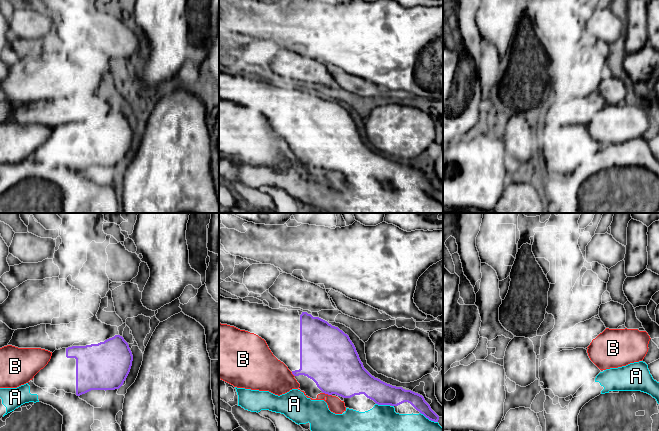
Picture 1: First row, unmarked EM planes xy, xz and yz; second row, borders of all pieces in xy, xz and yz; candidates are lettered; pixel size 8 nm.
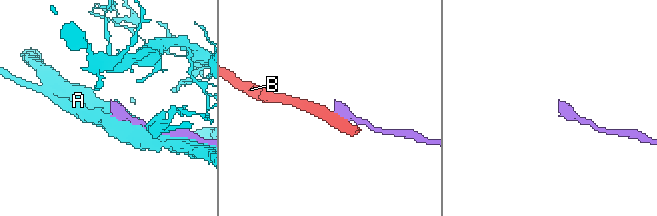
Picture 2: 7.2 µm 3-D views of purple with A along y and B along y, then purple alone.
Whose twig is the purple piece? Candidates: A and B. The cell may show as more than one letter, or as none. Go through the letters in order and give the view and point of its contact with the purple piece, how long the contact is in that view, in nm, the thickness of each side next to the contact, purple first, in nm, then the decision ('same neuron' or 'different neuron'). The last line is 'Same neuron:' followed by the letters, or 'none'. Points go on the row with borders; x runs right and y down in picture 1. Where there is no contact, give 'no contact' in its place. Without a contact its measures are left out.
A: contact xz (383, 404); length 110 nm; calibres 190 and 200 nm; different neuron
B: contact xz (327, 393); length 80 nm; calibres 420 and 120 nm; different neuron
Same neuron: none

